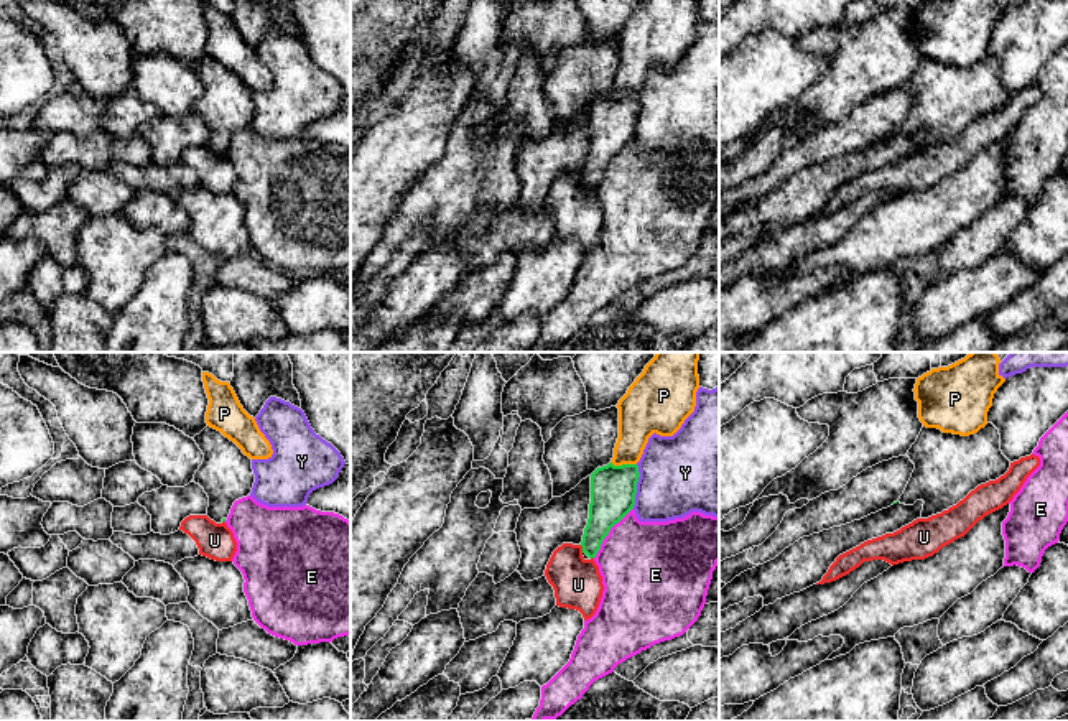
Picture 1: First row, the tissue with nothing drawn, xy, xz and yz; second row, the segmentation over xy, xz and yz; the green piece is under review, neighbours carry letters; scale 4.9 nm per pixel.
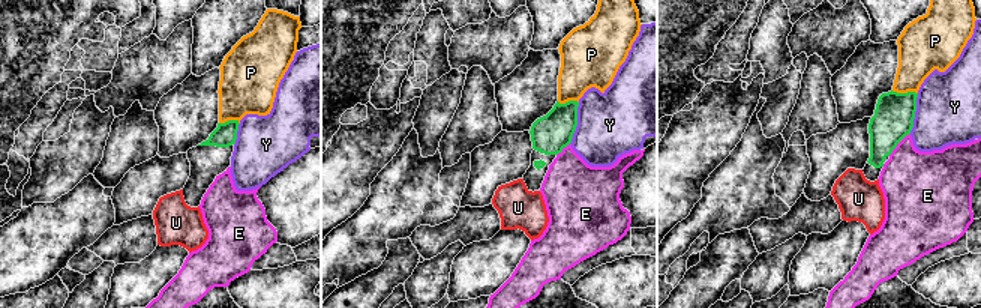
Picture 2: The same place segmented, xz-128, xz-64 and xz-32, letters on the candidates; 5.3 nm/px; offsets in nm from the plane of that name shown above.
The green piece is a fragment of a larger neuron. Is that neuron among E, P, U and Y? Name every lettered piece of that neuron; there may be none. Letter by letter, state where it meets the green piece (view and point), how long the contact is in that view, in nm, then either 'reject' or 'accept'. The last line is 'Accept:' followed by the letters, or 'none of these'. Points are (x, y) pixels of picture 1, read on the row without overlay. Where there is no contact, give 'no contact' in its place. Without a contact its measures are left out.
E: meets green in xz at (608, 165); contact 320 nm long; reject
P: meets green in xz at (624, 96); contact 130 nm long; reject
U: meets green in xz at (583, 180); contact 40 nm long; reject
Y: meets green in xz at (636, 117); contact 220 nm long; reject
Accept: none of these

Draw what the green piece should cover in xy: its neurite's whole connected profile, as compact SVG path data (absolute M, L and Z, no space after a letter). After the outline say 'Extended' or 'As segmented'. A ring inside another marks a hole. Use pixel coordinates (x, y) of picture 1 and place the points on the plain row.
M206 58L193 71L204 86L193 112L209 128L207 148L222 155L234 133L252 123L255 114L252 91L234 72L211 58Z. Extended

